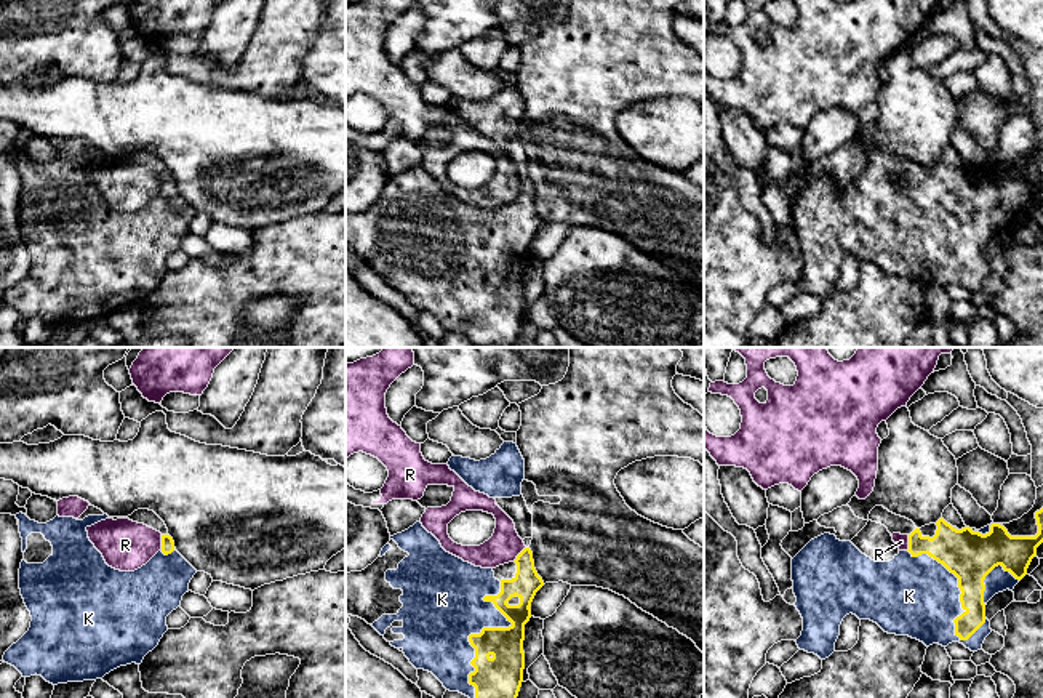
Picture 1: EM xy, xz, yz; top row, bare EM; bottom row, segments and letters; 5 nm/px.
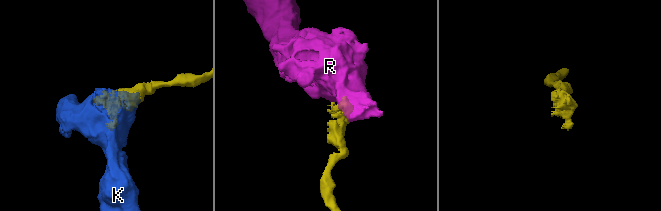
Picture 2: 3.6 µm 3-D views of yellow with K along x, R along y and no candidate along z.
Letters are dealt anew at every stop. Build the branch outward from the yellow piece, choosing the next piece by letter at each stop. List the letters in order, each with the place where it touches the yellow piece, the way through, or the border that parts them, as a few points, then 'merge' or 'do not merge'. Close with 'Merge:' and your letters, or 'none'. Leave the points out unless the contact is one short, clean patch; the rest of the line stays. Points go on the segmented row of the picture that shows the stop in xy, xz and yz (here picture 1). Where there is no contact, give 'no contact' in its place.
K: meets yellow in xz at (487, 628); merge
R: meets yellow in yz at (909, 543); border along yz (909, 535), (909, 546), (906, 549); do not merge
Merge: K

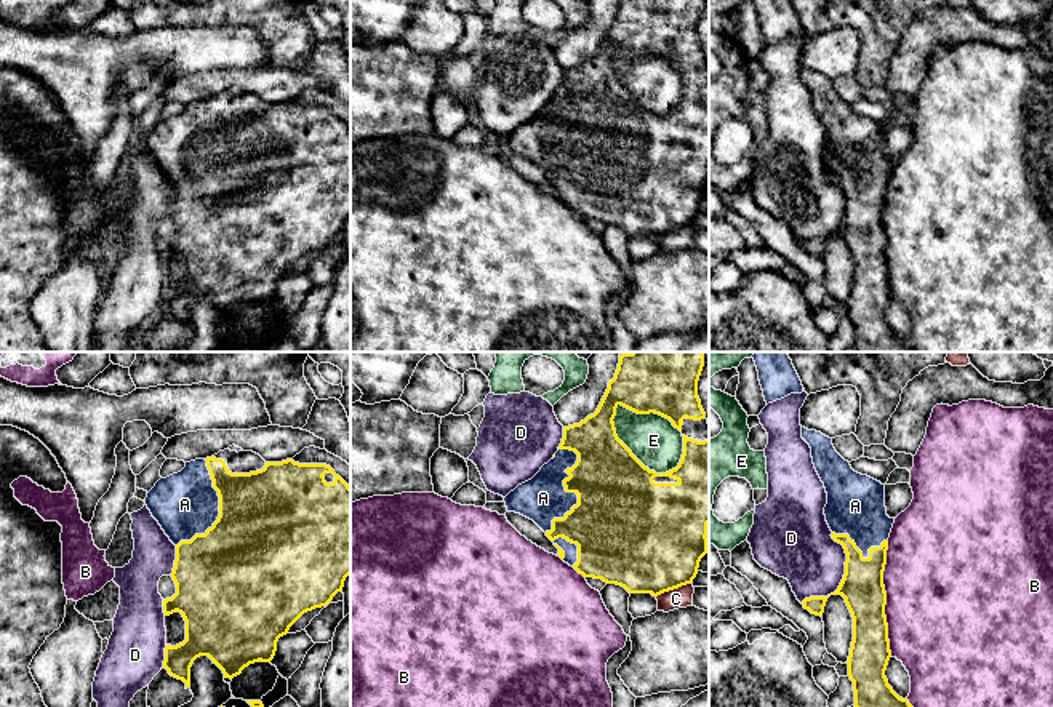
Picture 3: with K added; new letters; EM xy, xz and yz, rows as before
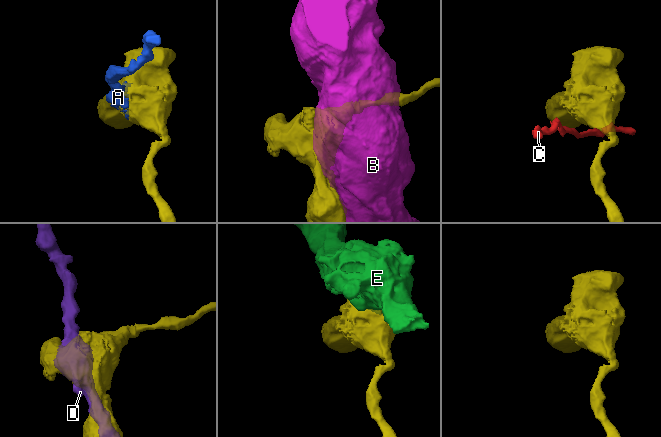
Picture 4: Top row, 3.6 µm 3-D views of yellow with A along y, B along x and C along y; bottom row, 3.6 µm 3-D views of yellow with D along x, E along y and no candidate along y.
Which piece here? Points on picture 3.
A: meets yellow in xz at (572, 491); merge
B: meets yellow in yz at (885, 599); do not merge
C: meets yellow in xz at (672, 589); border along xz (690, 583), (664, 591), (656, 597); do not merge
D: meets yellow in yz at (844, 578); do not merge
E: meets yellow in xz at (629, 450); do not merge
Merge: A

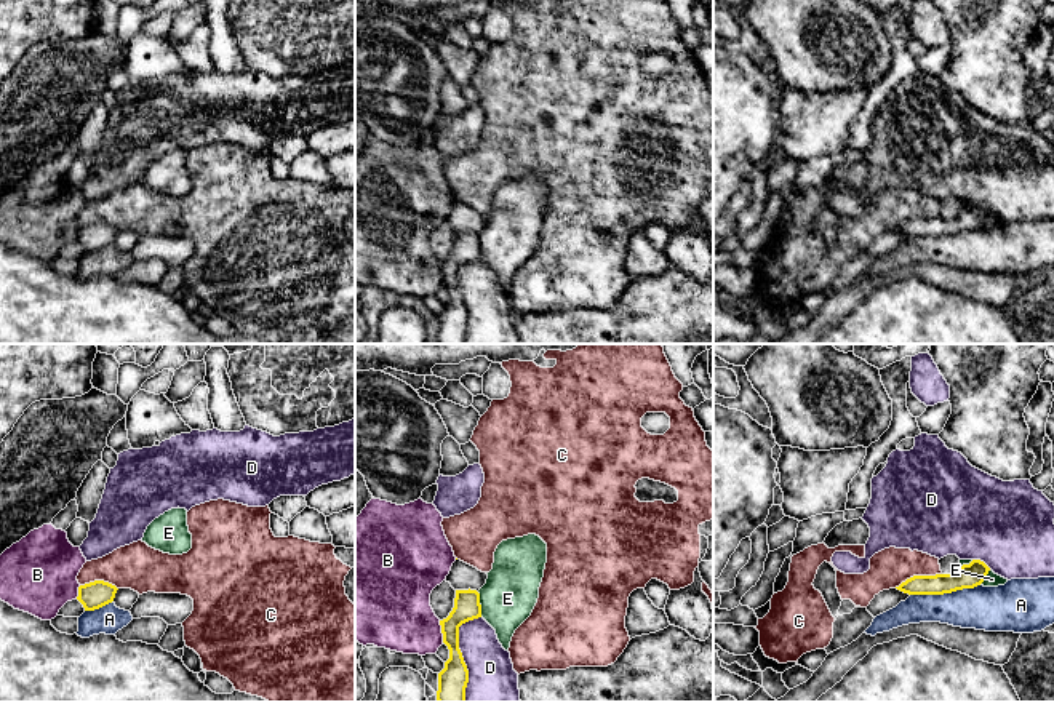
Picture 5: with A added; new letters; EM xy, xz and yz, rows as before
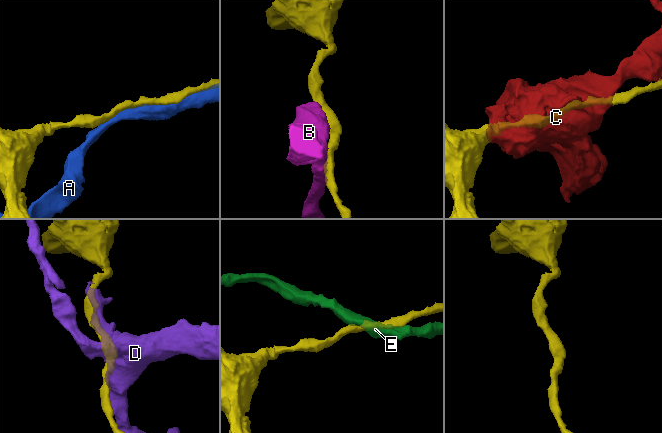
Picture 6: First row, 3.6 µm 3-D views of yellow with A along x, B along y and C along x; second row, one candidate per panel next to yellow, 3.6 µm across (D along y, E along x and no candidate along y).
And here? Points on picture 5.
A: meets yellow in yz at (944, 592); do not merge
B: meets yellow in xz at (442, 632); do not merge
C: meets yellow in yz at (917, 576); border along yz (941, 573), (914, 574), (894, 587); do not merge
D: meets yellow in xz at (461, 654); do not merge
E: meets yellow in xz at (480, 605); border along xz (477, 592), (482, 616); do not merge
Merge: none

